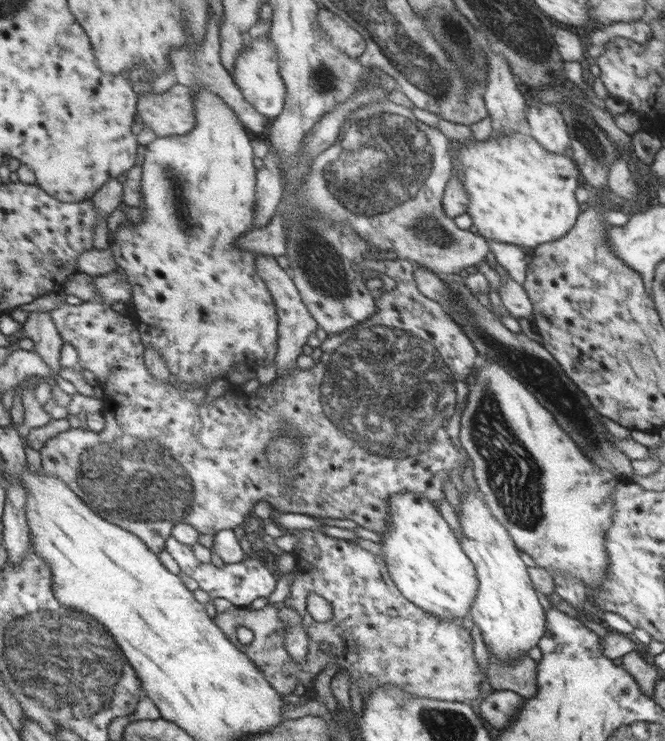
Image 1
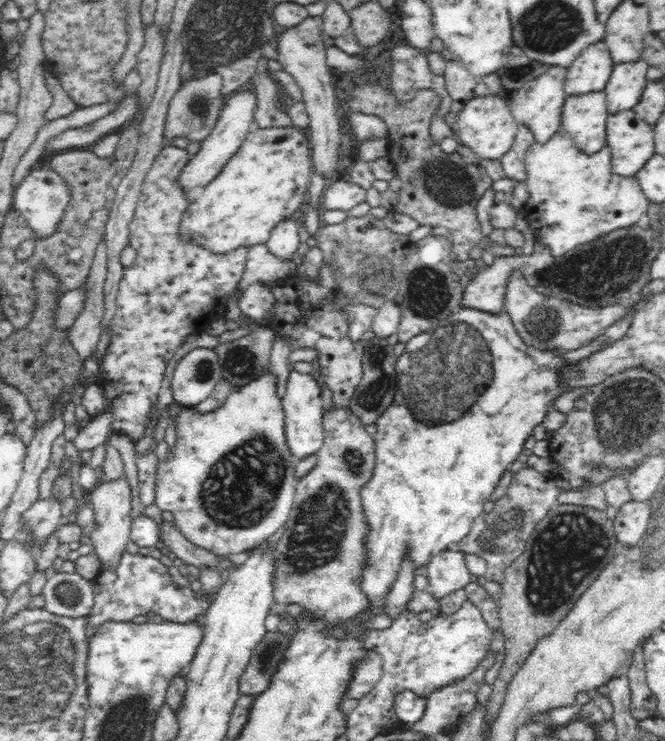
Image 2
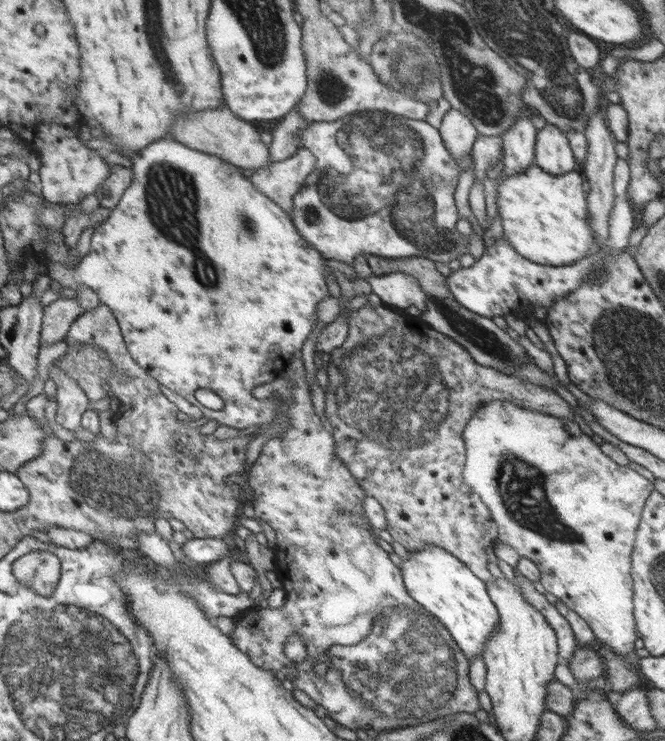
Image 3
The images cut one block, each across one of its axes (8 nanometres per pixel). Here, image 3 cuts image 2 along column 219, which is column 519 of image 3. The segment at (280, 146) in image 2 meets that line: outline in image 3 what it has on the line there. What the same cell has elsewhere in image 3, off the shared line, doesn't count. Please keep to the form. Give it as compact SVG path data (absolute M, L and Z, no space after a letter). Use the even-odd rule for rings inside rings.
M535 163L515 176L503 176L497 179L497 215L500 217L503 236L507 238L523 258L547 266L571 265L590 254L593 246L593 231L587 221L585 192L581 190L581 178L577 172L565 172L559 176L548 174Z

